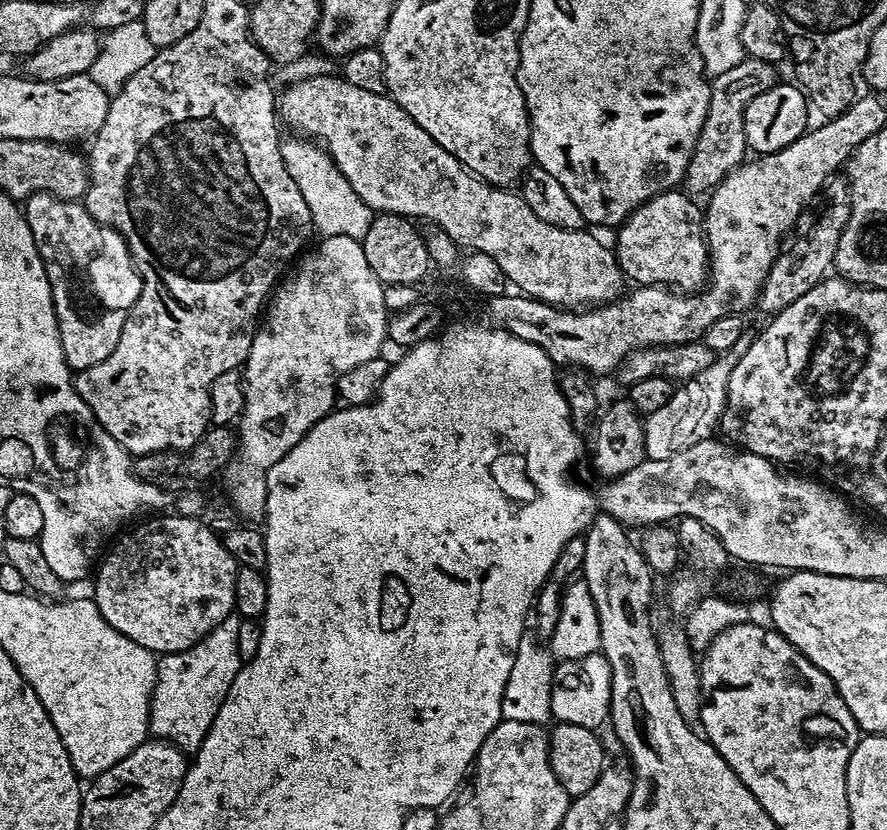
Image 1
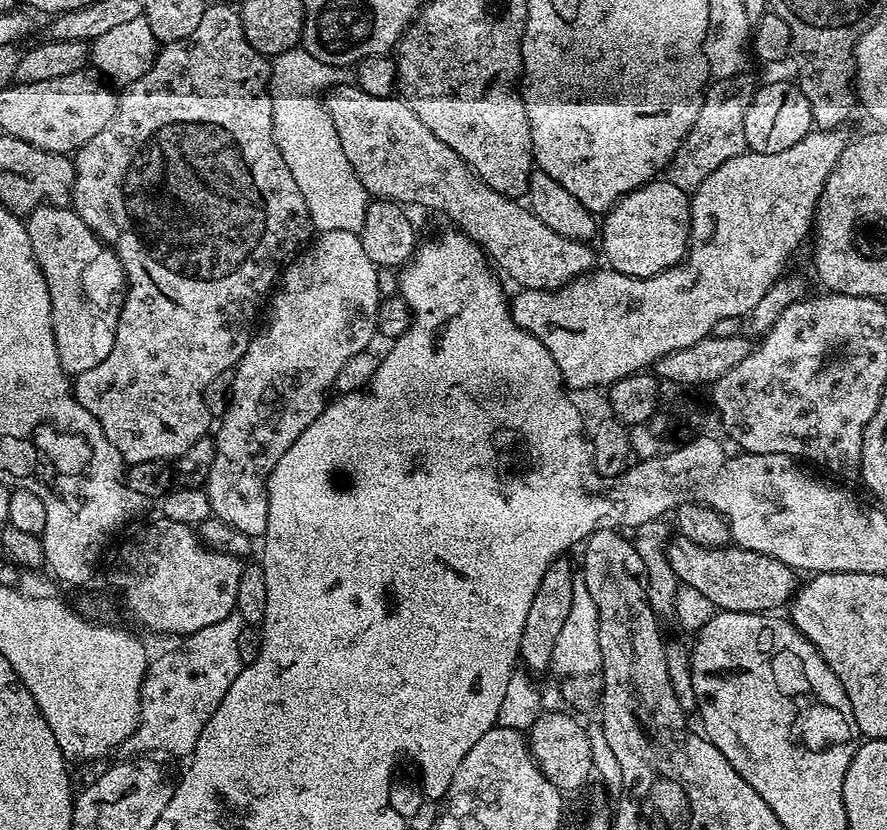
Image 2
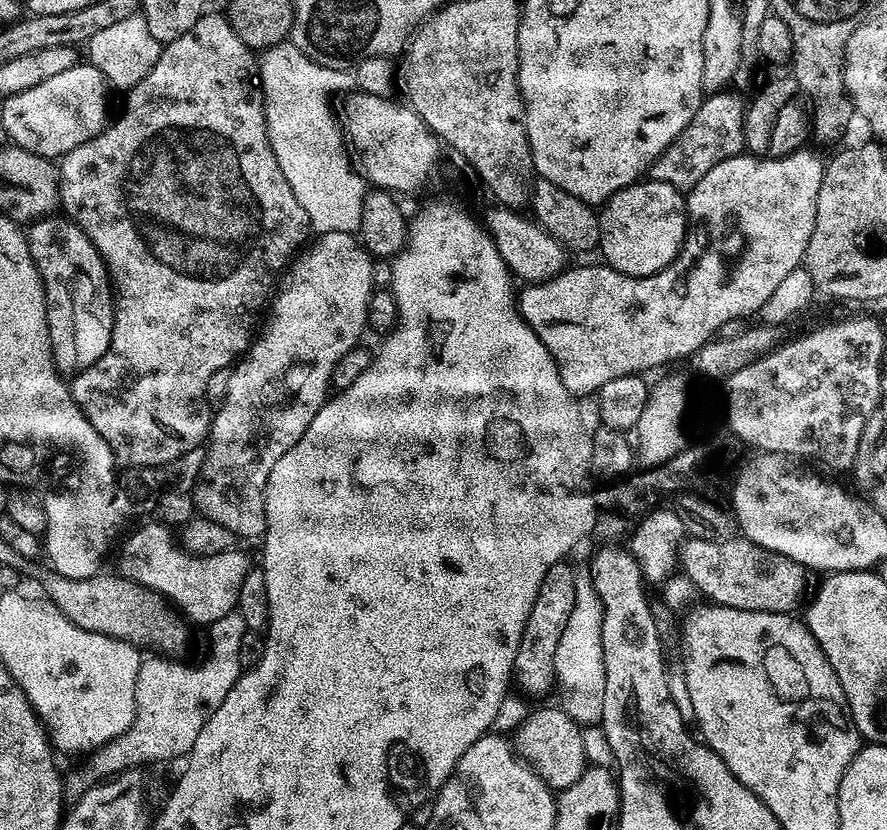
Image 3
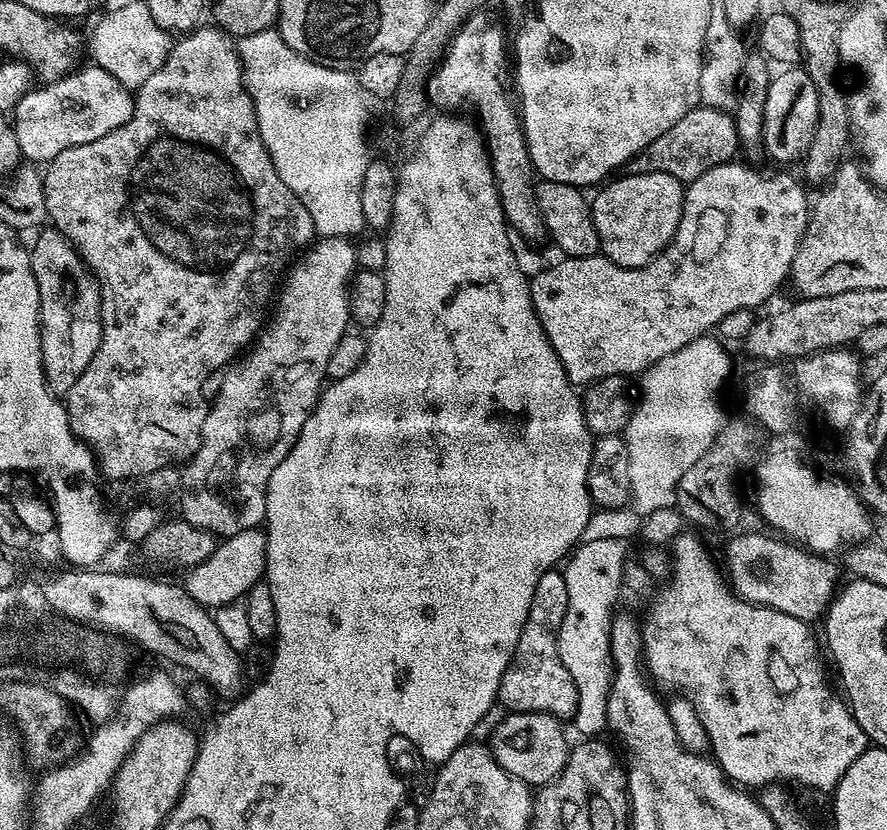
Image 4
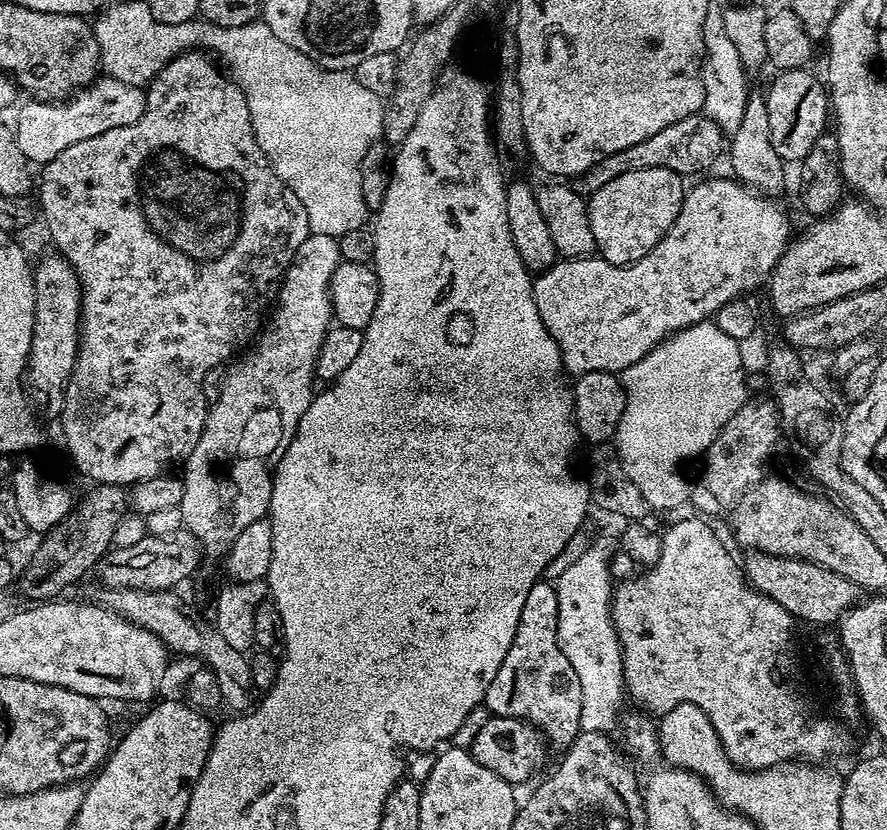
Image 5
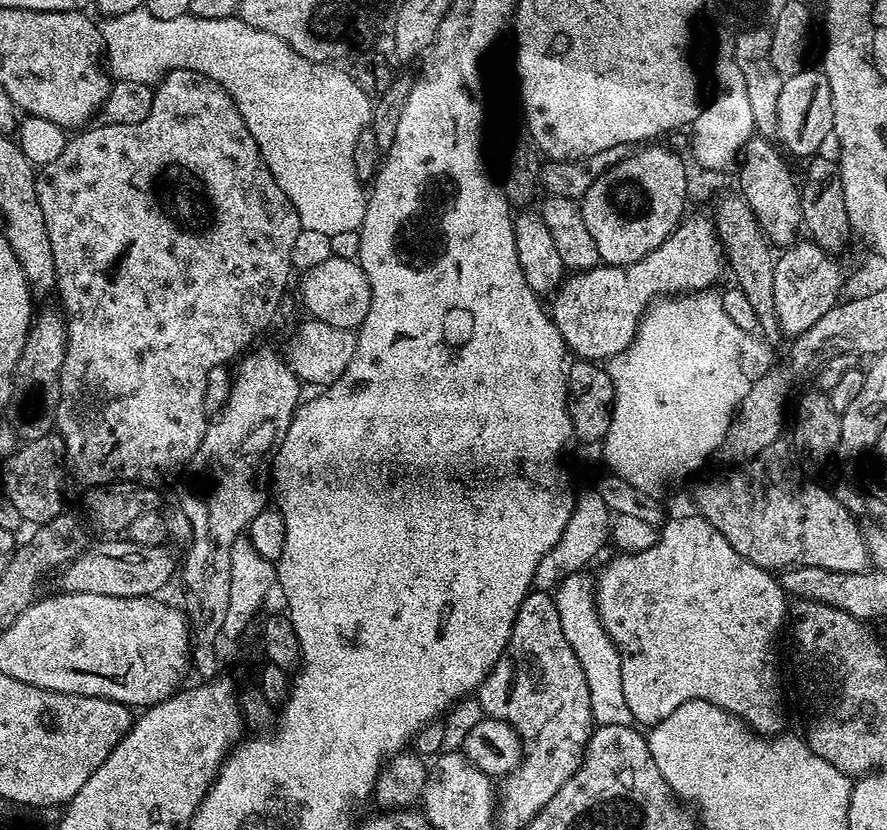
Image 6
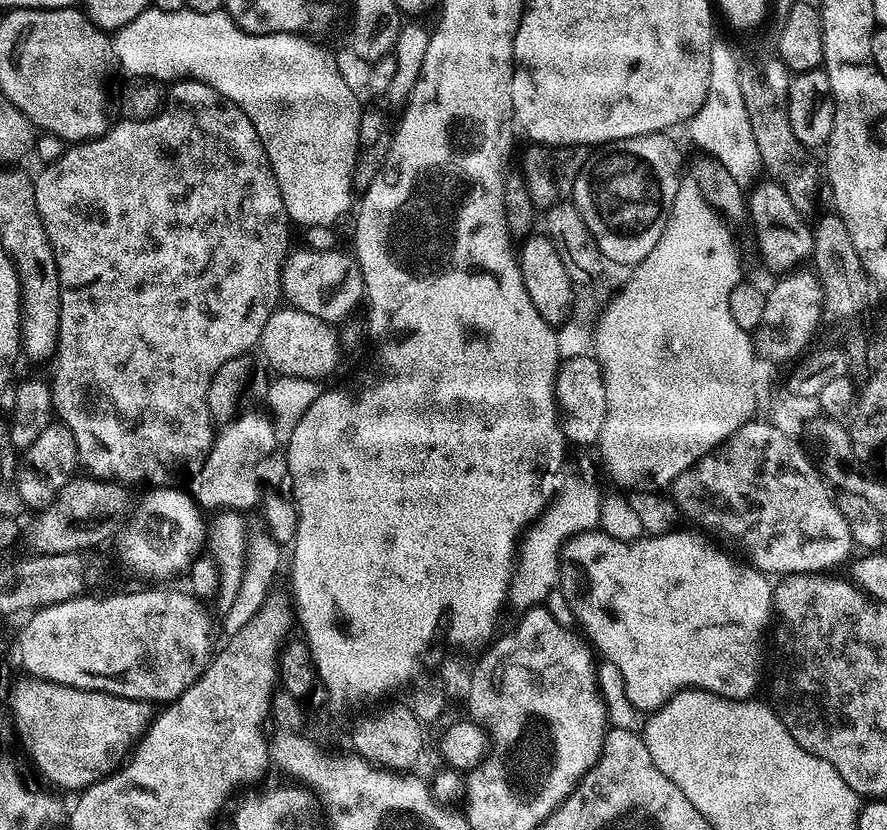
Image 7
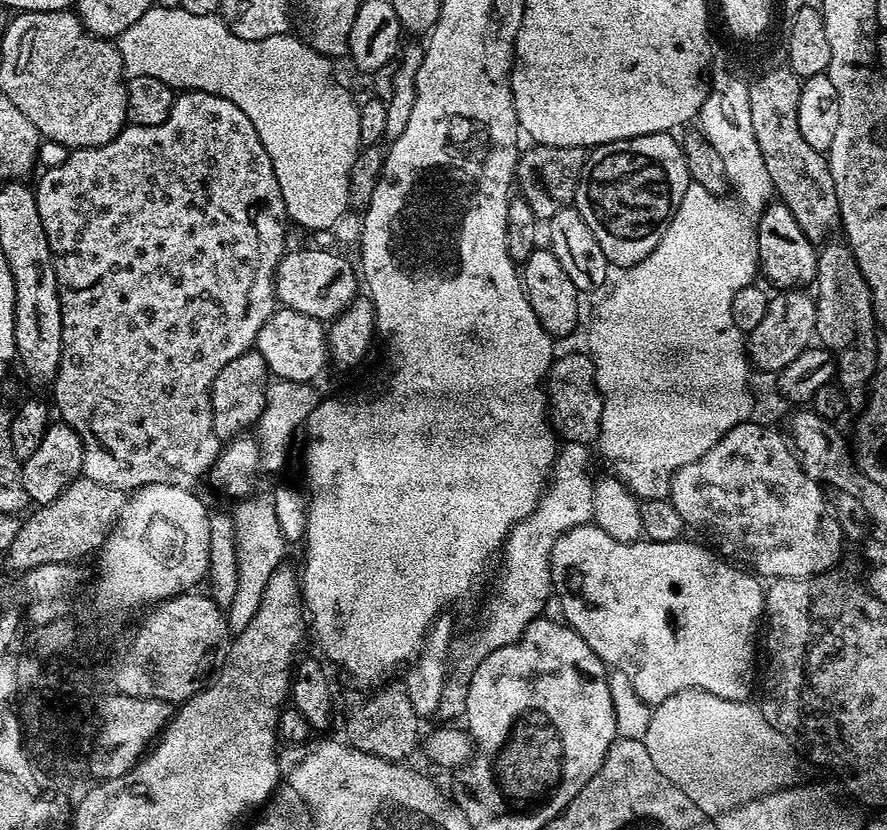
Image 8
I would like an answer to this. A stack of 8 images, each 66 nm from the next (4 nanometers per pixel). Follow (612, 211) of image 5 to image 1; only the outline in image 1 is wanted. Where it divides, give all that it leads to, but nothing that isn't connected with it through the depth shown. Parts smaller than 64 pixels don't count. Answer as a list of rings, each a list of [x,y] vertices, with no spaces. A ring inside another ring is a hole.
[[[684,190],[659,192],[619,225],[614,243],[616,261],[633,285],[675,286],[684,294],[695,294],[704,287],[708,278],[708,243],[704,241],[701,205],[691,199],[695,200]]]

